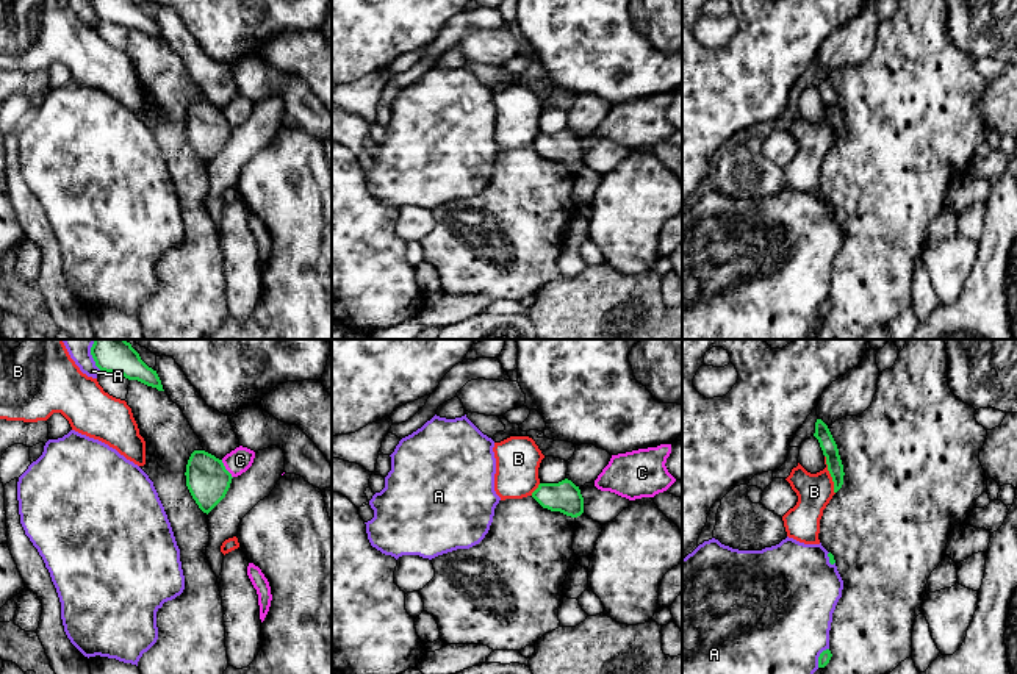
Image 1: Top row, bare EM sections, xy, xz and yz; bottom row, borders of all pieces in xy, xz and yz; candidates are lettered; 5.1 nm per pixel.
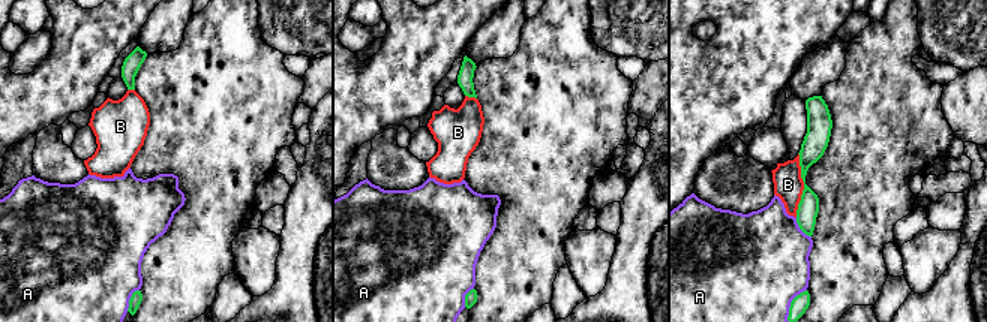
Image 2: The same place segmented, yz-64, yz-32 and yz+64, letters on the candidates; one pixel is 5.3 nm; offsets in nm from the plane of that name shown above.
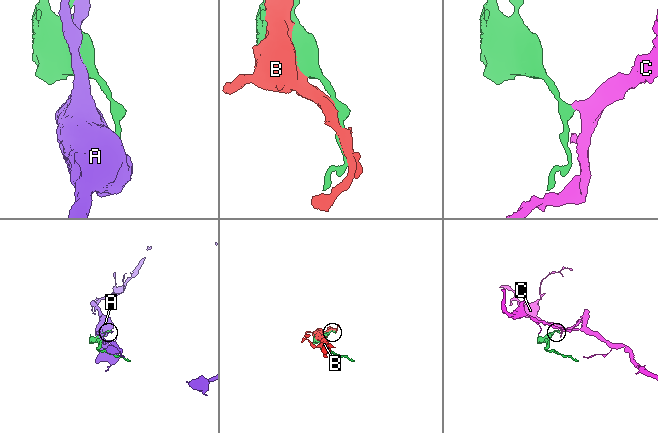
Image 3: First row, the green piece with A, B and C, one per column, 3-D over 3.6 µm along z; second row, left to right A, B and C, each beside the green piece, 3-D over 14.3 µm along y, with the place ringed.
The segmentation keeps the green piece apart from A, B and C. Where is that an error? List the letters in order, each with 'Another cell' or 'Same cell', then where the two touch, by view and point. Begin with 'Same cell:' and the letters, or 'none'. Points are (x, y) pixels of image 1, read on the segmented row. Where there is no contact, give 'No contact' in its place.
Same cell: none
A: Another cell. Touches green at yz (819, 657)
B: Another cell. Touches green at yz (830, 473)
C: Another cell. Touches green at xy (226, 469)

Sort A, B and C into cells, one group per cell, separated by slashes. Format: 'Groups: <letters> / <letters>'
Groups: A / B / C

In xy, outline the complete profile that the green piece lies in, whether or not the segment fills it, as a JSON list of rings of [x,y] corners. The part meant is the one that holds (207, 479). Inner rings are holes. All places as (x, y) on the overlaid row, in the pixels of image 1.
[[[205,450],[191,454],[185,475],[192,499],[207,514],[225,497],[233,479],[222,460]]]

